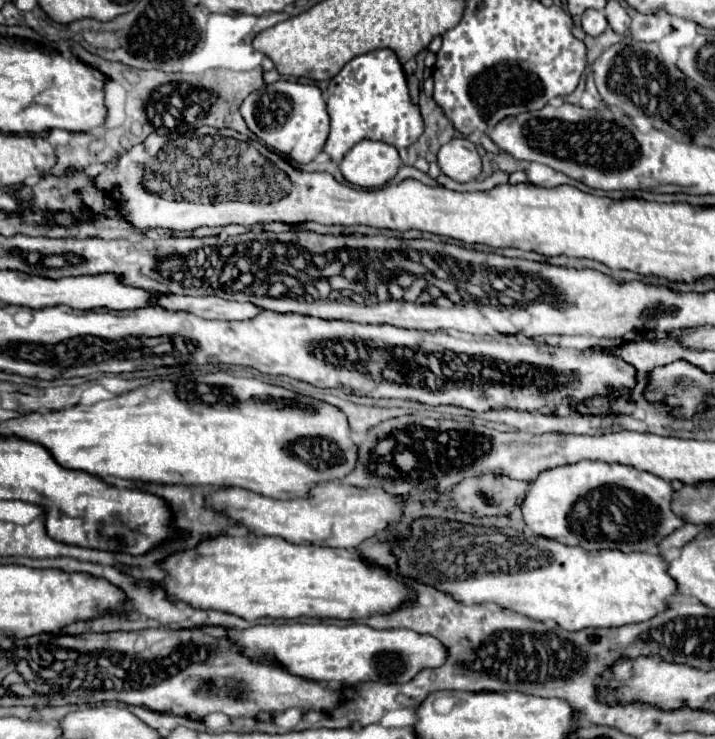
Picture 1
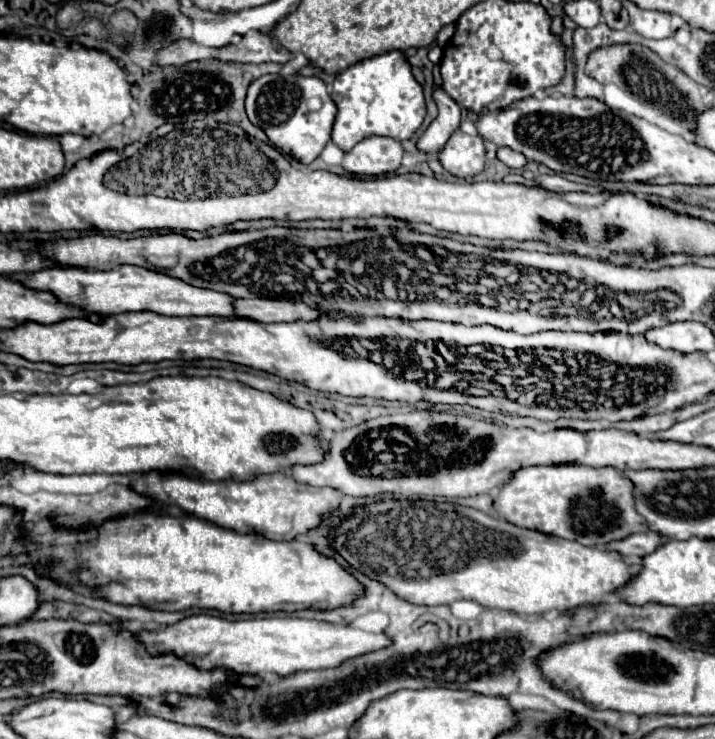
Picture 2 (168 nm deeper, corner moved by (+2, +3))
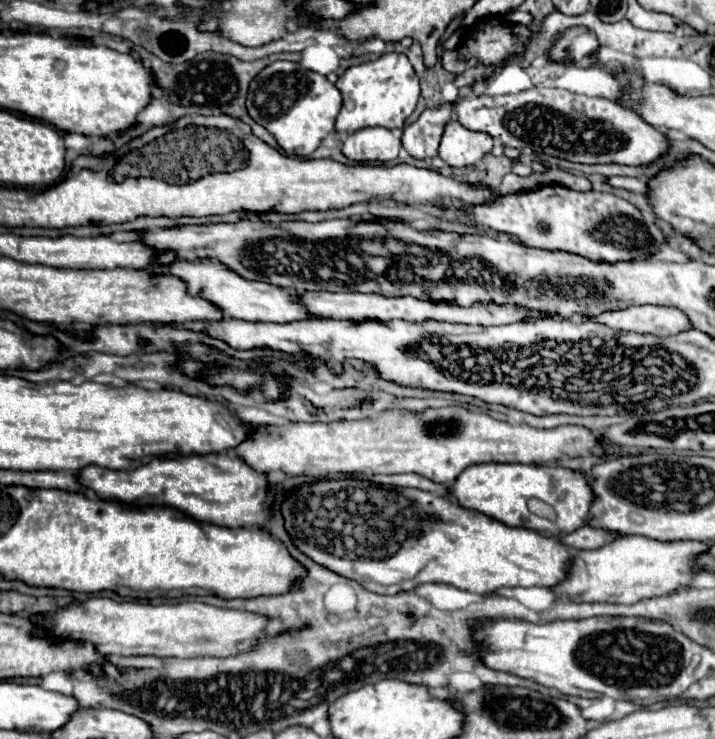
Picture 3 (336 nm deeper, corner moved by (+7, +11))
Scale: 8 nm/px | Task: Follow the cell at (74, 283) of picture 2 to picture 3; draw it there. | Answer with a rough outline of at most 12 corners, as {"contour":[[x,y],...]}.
{"contour":[[220,262],[150,266],[214,302],[226,320],[316,318],[300,292],[244,280]]}

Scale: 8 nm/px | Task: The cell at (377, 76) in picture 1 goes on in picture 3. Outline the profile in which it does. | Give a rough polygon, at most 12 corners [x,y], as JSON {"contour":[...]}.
{"contour":[[404,54],[338,78],[338,132],[402,130],[420,96]]}

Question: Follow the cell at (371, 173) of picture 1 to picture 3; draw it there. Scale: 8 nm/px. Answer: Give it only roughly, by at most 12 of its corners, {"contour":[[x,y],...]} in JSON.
{"contour":[[388,128],[346,134],[342,152],[354,162],[390,162],[400,136]]}

